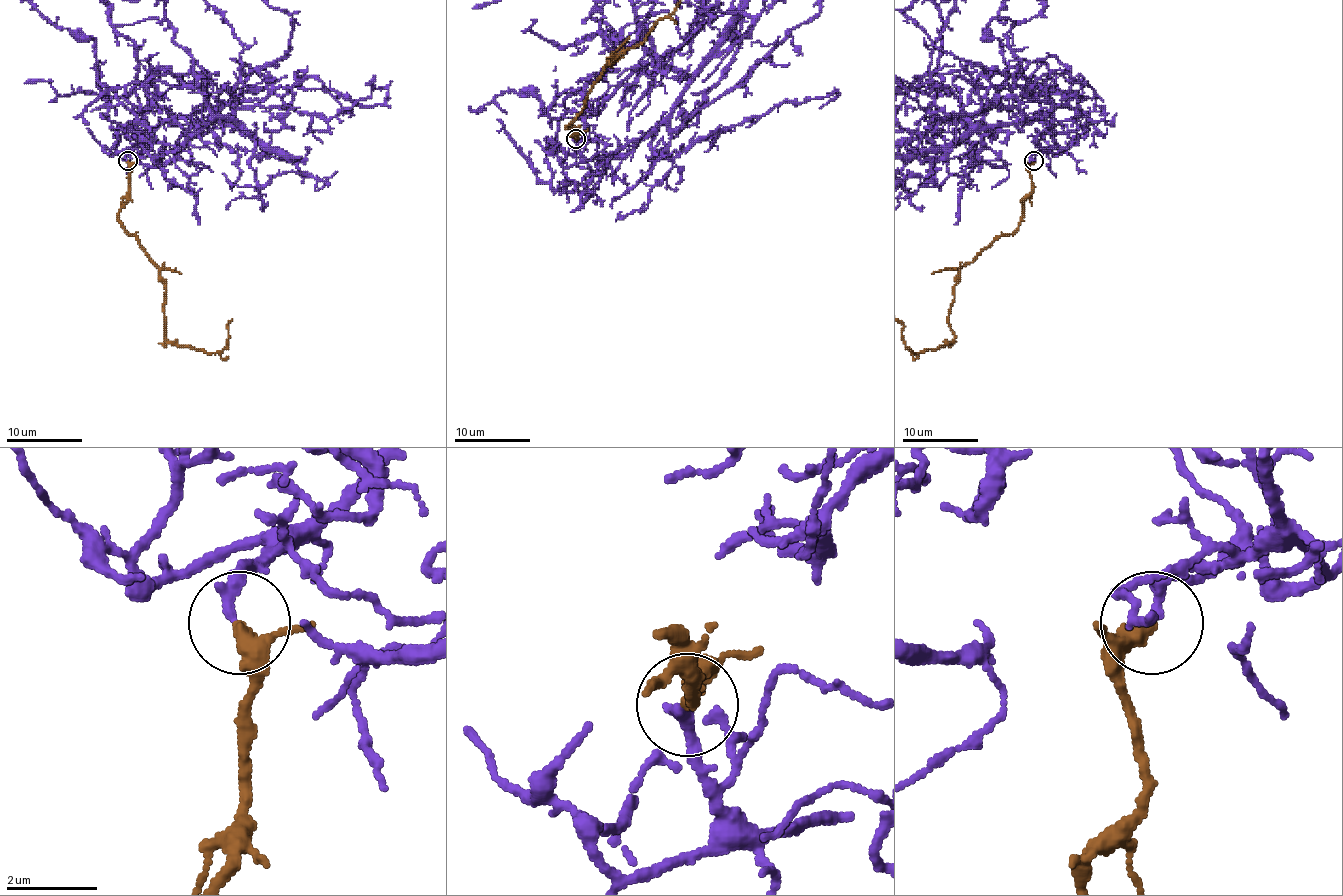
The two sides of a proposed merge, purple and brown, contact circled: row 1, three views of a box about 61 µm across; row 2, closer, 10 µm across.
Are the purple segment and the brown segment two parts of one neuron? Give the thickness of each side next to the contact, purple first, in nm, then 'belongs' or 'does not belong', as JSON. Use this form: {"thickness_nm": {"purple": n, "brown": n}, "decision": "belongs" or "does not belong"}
{"thickness_nm": {"purple": 240, "brown": 400}, "decision": "belongs"}

